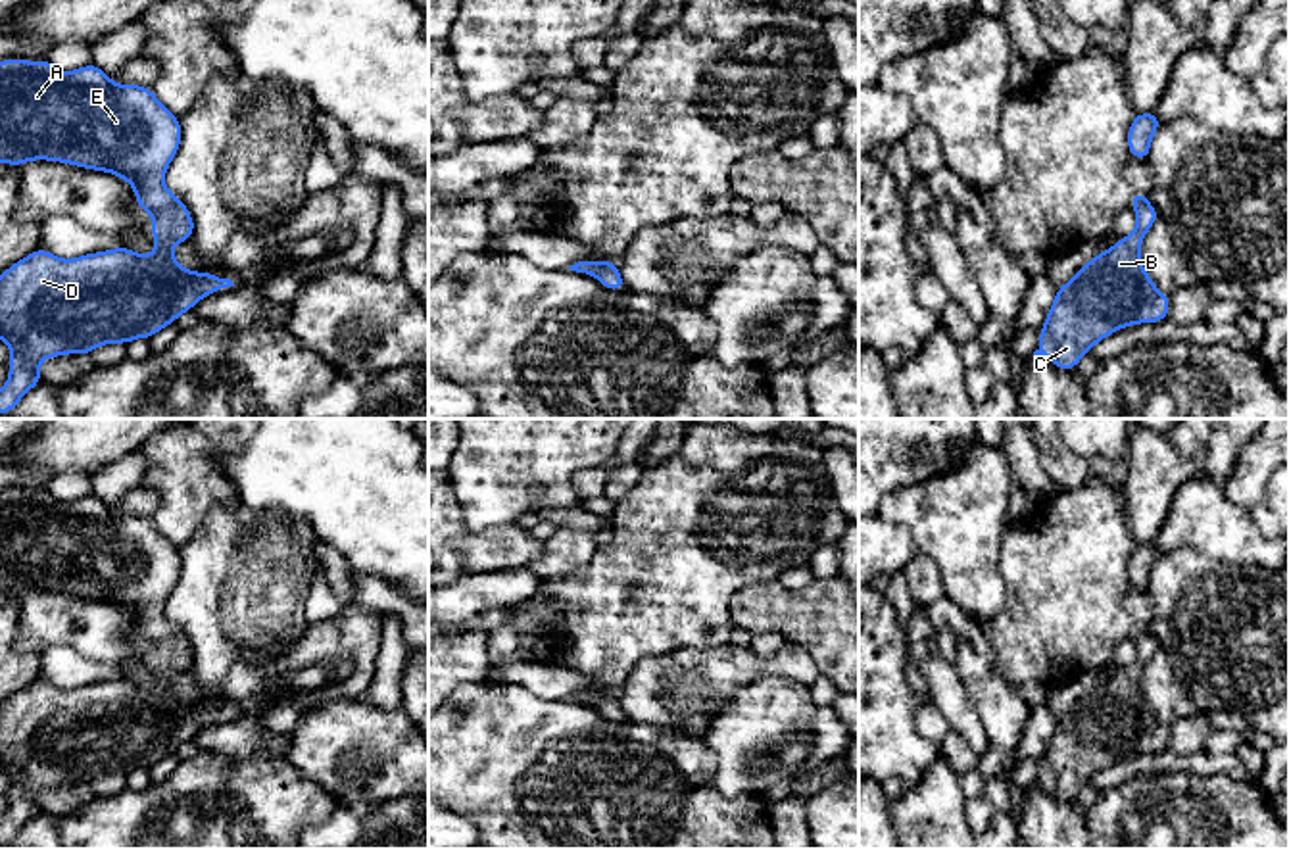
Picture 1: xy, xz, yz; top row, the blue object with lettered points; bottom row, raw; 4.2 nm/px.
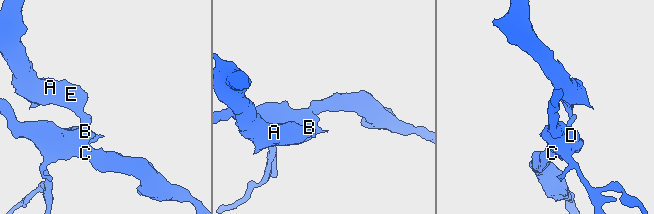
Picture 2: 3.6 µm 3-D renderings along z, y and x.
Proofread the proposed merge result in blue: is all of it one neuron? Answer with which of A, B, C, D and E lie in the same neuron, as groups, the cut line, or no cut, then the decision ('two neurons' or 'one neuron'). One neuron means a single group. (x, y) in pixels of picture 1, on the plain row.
groups A E / B C D; cut xy (181, 632), (154, 646); two neurons

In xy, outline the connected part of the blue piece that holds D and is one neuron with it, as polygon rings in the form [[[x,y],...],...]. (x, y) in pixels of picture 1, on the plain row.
[[[181,632],[154,645],[156,682],[152,686],[119,676],[75,690],[60,690],[38,678],[8,697],[0,707],[0,768],[10,780],[10,809],[0,820],[0,845],[10,843],[42,811],[38,801],[42,789],[92,784],[98,776],[111,772],[129,774],[134,768],[152,768],[175,753],[181,743],[194,740],[198,730],[234,716],[231,709],[213,703],[186,701],[171,686],[171,678],[192,665],[192,645]]]

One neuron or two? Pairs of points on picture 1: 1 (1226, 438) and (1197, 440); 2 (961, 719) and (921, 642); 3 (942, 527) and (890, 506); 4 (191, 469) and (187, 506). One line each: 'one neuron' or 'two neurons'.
1: one neuron
2: one neuron
3: one neuron
4: one neuron

